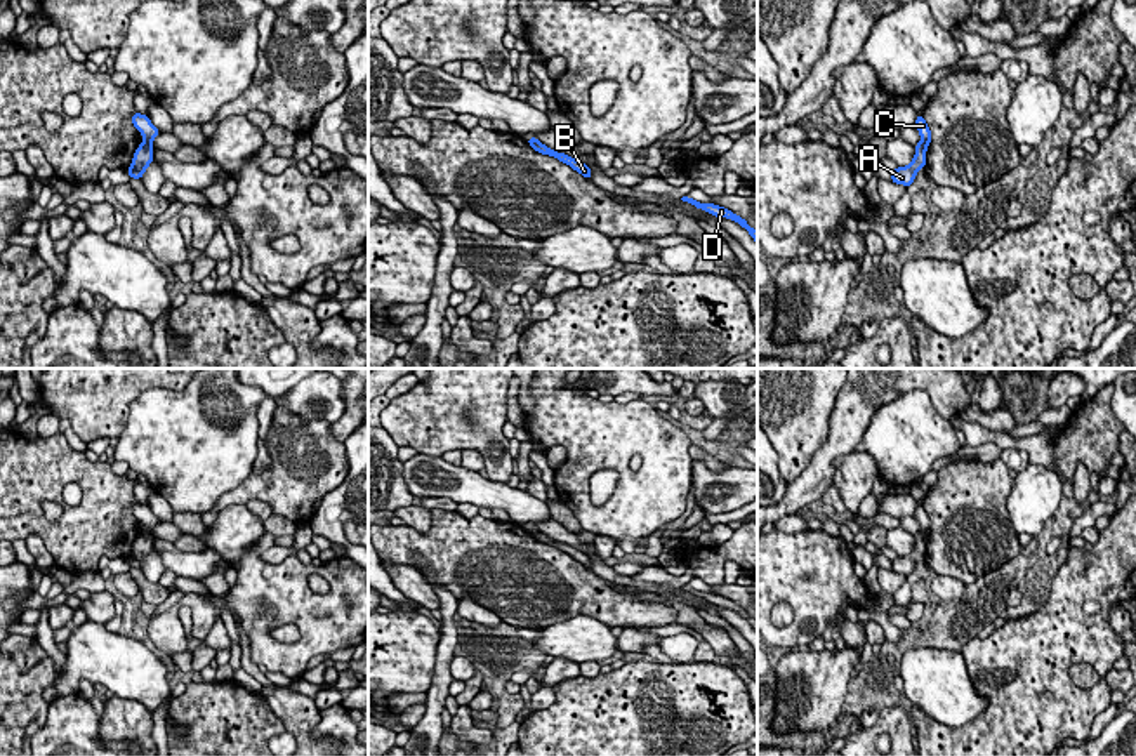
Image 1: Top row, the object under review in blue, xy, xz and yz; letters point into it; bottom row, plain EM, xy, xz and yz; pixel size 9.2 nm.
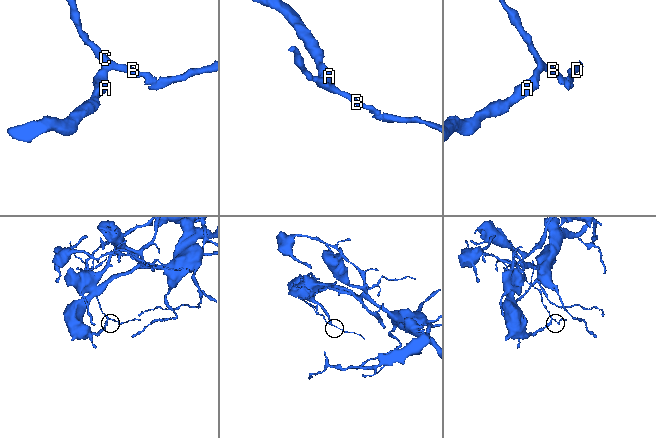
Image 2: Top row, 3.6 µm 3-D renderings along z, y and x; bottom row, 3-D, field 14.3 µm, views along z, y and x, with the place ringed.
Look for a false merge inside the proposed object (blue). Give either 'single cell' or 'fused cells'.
fused cells

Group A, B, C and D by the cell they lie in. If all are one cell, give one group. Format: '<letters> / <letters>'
A / B C D

